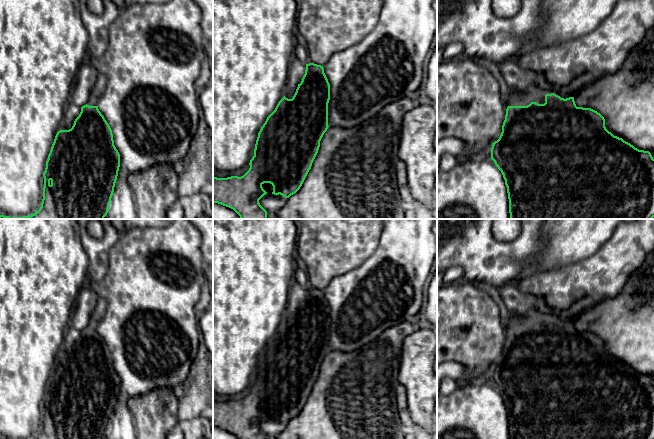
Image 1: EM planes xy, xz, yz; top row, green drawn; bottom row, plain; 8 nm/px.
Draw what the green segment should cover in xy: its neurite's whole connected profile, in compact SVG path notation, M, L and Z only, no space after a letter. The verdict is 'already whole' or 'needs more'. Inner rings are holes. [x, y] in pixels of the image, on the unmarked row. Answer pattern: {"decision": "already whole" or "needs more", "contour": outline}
{"decision": "needs more", "contour": "M99 297L98 303L91 314L90 321L87 327L81 331L81 336L75 343L72 352L69 354L60 354L57 356L48 379L48 383L46 385L45 395L43 397L44 411L41 431L36 437L32 439L107 439L120 391L120 378L114 369L112 354L97 330L99 324L98 319L106 312L106 307L107 304L105 299Z"}

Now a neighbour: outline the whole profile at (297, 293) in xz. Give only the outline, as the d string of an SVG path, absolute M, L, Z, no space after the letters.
M294 280L290 287L287 307L296 309L300 308L305 298L305 294L306 288L302 287Z

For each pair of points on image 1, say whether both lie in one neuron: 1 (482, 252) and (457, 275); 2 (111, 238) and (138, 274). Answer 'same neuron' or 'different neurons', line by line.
1: different neurons
2: different neurons

